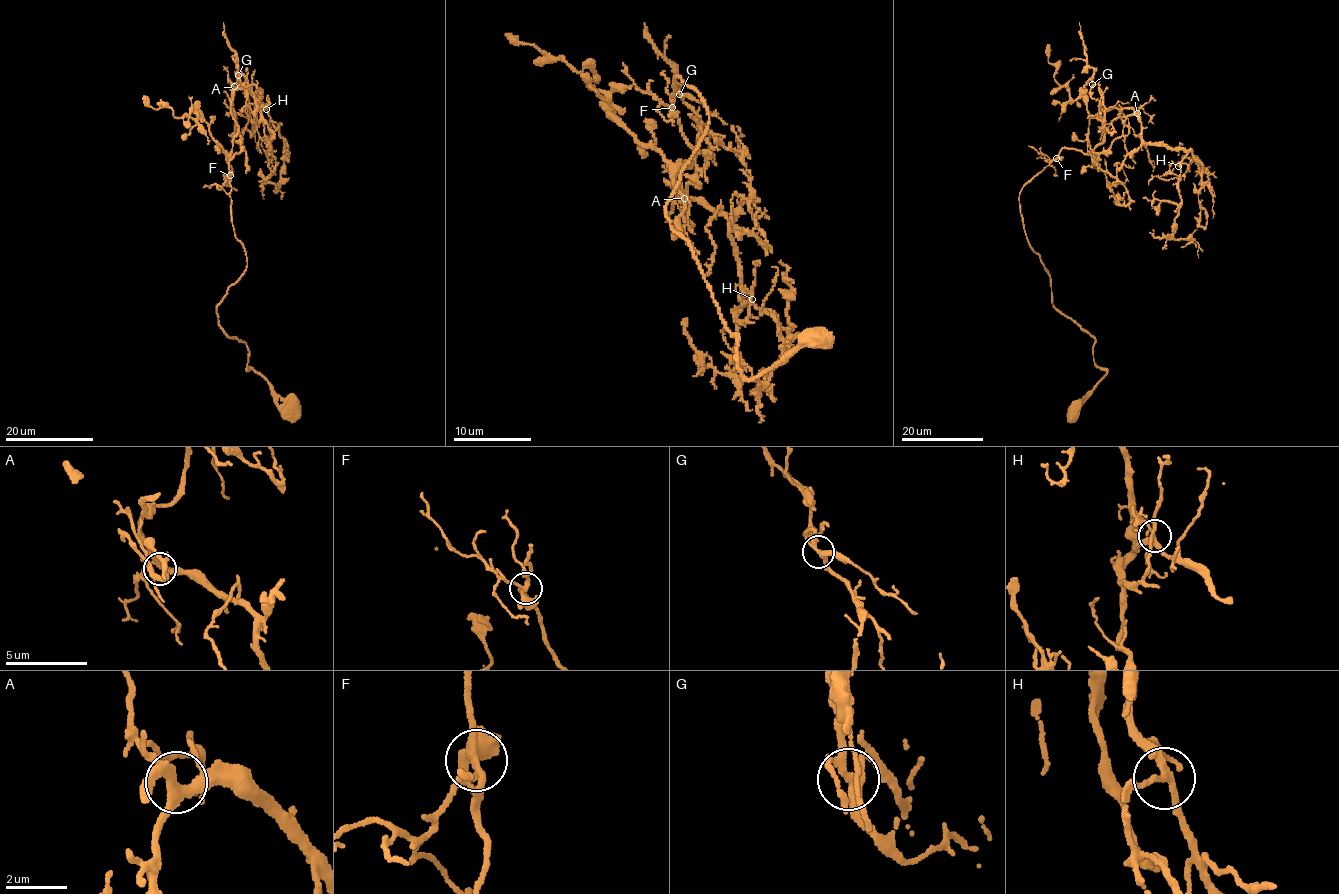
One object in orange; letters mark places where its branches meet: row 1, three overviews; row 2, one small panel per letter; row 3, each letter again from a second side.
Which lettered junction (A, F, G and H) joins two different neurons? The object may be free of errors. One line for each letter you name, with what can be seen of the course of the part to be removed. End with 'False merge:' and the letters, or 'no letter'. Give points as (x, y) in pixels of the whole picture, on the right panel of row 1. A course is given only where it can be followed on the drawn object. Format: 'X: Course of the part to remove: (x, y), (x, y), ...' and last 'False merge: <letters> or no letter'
False merge: no letter

